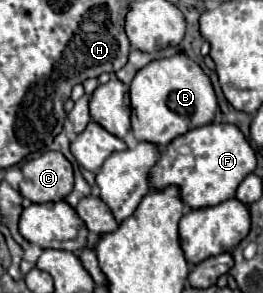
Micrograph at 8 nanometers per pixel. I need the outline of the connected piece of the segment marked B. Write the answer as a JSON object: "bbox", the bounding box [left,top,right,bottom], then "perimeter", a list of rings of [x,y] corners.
{"bbox":[131,53,217,147],"perimeter":[[[177,53],[167,59],[155,59],[137,71],[131,81],[131,109],[135,137],[165,147],[183,133],[211,123],[217,111],[217,97],[203,69],[185,53]]]}

